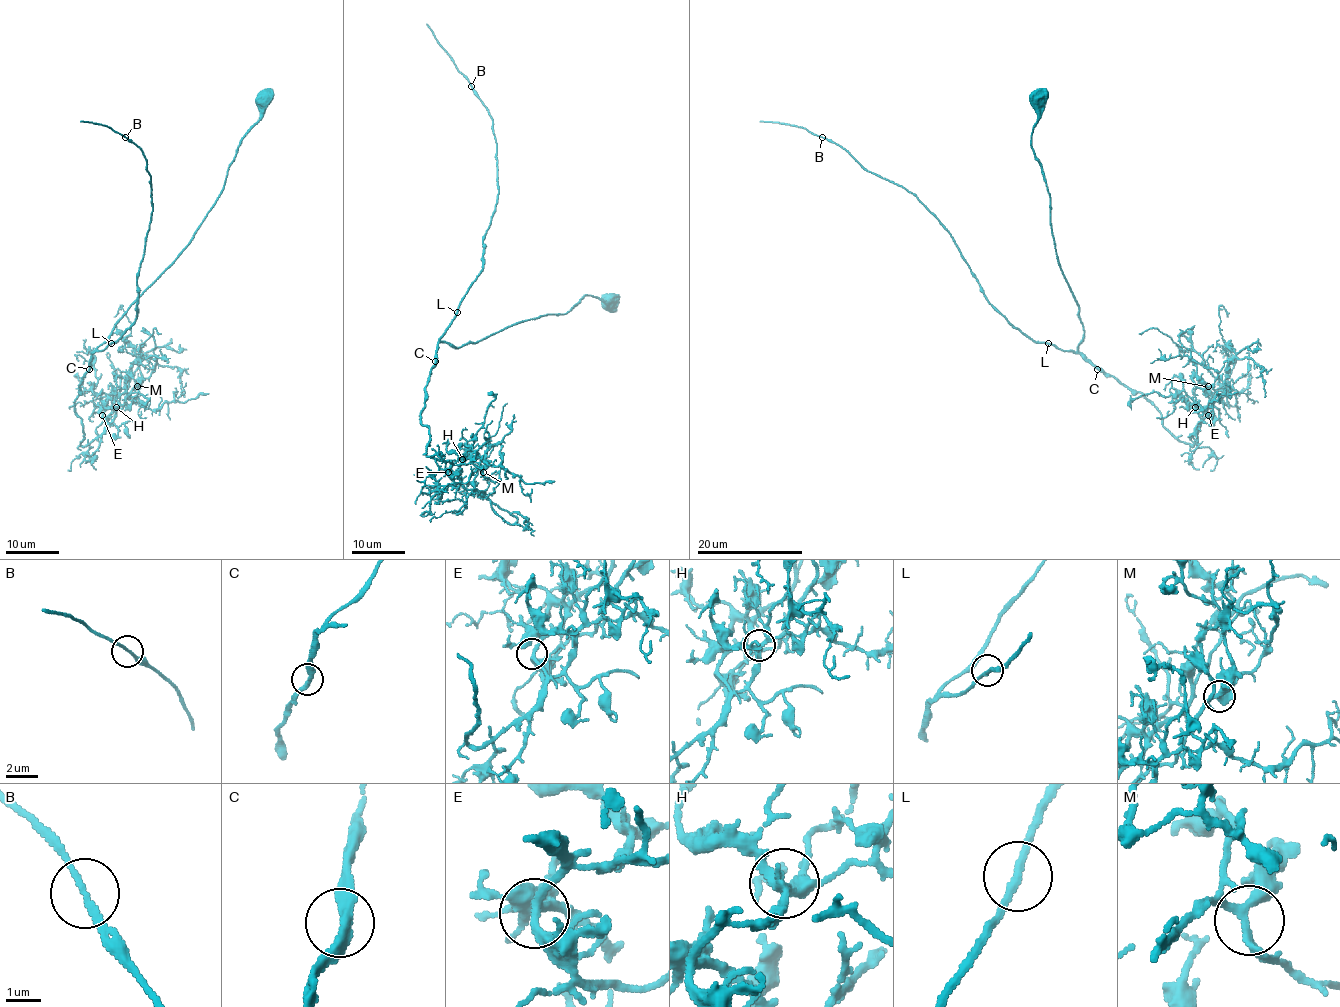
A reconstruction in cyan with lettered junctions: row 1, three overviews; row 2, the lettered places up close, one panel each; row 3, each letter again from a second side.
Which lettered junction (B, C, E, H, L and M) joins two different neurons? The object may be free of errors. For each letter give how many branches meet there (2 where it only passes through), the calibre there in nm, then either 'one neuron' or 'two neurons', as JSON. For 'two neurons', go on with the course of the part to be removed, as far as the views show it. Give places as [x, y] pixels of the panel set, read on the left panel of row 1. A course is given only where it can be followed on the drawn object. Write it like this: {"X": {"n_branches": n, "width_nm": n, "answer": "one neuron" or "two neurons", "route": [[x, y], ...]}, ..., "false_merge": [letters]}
{"B": {"n_branches": 2, "width_nm": 140, "answer": "one neuron"}, "C": {"n_branches": 2, "width_nm": 320, "answer": "one neuron"}, "E": {"n_branches": 3, "width_nm": 240, "answer": "one neuron"}, "H": {"n_branches": 5, "width_nm": 280, "answer": "one neuron"}, "L": {"n_branches": 2, "width_nm": 200, "answer": "one neuron"}, "M": {"n_branches": 3, "width_nm": 260, "answer": "one neuron"}, "false_merge": []}

